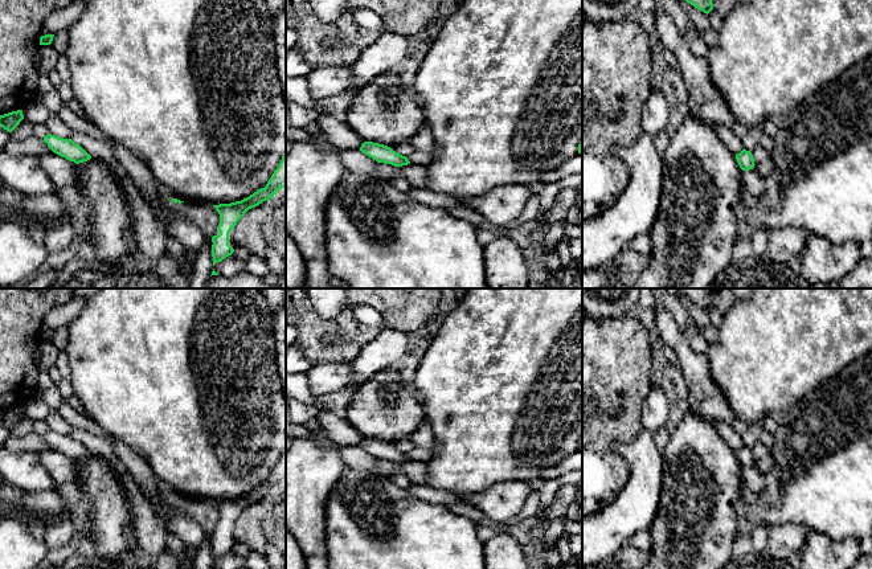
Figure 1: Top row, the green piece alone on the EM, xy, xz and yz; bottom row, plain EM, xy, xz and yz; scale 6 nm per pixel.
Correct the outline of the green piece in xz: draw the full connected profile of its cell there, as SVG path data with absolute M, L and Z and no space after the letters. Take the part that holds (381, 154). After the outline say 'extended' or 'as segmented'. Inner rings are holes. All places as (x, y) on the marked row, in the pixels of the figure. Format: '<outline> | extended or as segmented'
M364 142L360 147L360 151L376 160L377 163L392 164L394 167L410 164L406 156L397 153L390 147L384 144Z | as segmented

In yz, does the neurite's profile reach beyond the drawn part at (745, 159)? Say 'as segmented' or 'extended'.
as segmented

